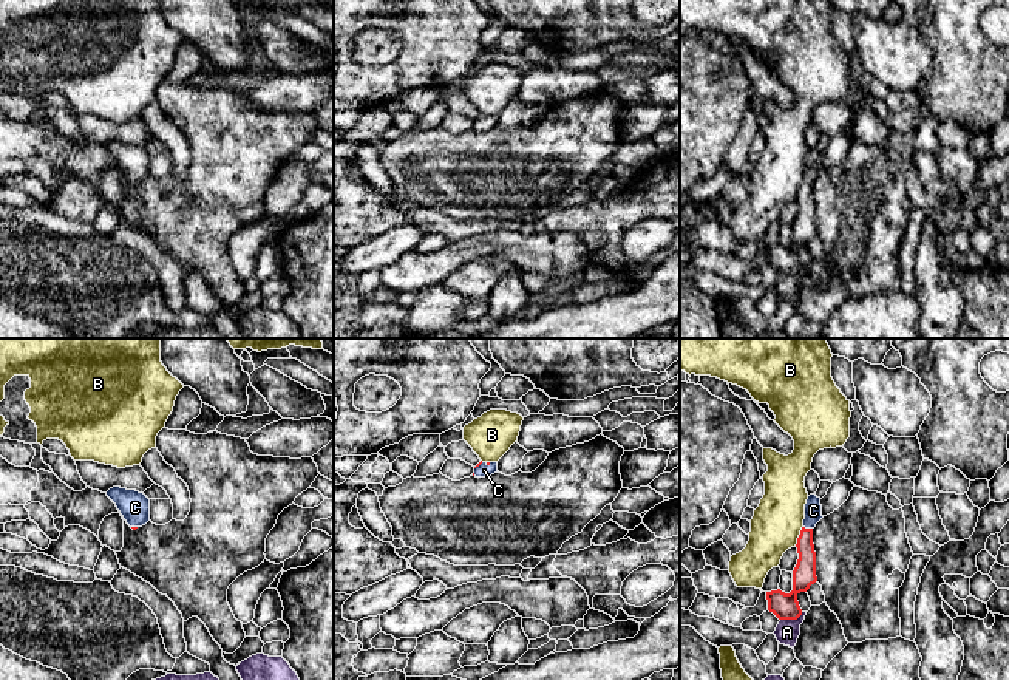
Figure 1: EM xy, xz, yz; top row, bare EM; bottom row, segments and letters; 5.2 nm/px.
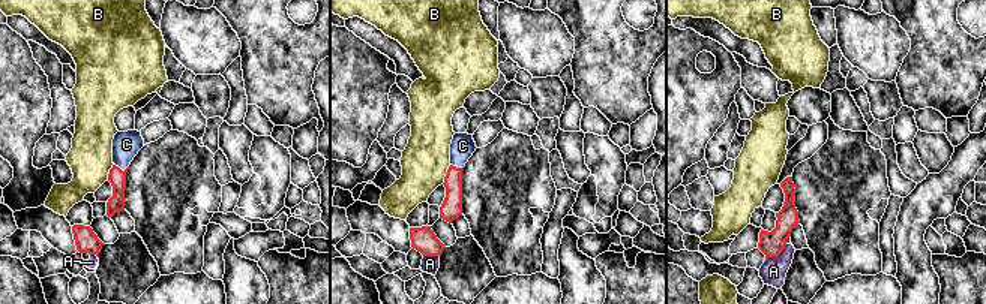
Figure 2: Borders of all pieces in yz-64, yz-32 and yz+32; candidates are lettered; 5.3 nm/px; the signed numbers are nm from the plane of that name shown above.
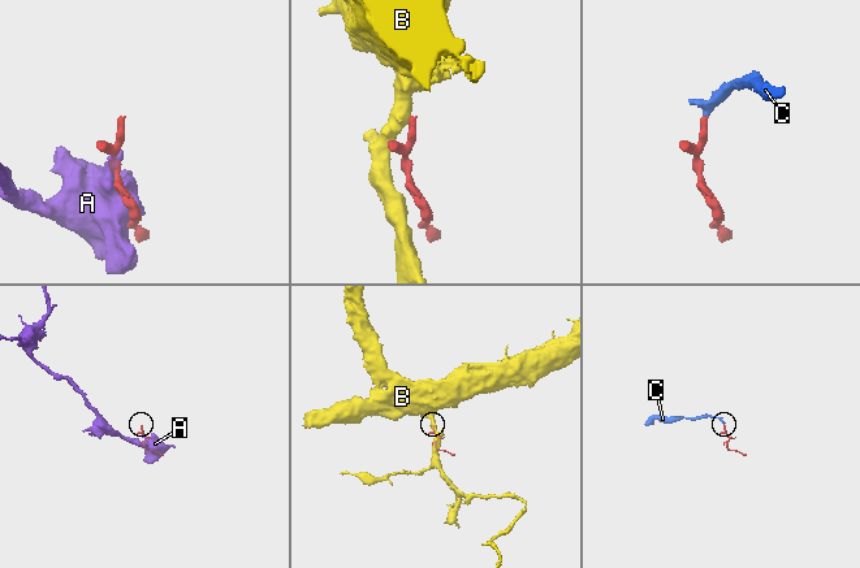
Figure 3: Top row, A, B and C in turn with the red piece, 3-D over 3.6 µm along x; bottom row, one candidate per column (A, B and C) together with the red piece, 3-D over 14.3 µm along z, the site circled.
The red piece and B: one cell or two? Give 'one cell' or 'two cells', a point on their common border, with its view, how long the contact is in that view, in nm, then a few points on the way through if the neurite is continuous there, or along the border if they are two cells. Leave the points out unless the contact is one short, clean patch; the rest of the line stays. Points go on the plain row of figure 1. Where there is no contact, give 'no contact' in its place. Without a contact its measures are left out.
two cells | yz (799, 190) | 120 nm | along yz (802, 180), (794, 200)

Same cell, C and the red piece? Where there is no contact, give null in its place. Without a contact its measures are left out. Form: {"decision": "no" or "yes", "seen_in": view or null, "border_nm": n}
{"decision": "yes", "seen_in": "yz", "border_nm": 50}

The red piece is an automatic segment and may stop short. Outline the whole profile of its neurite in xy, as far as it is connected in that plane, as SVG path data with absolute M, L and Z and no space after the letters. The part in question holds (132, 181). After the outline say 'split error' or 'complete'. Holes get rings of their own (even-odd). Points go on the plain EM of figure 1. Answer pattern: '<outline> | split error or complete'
M113 141L107 150L116 158L127 178L136 184L150 175L150 153L136 144Z | split error

